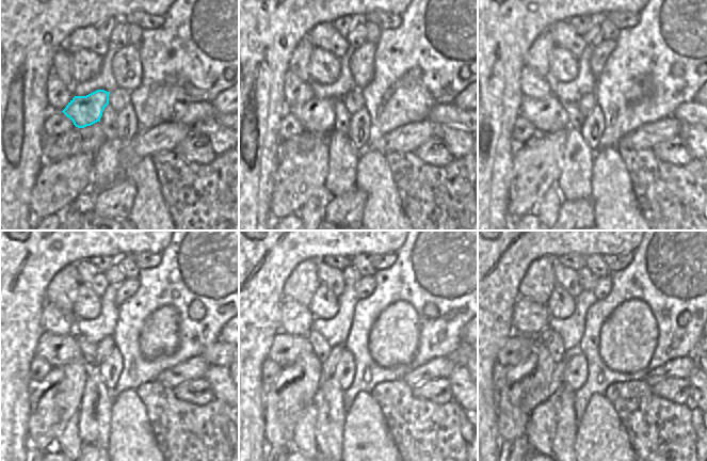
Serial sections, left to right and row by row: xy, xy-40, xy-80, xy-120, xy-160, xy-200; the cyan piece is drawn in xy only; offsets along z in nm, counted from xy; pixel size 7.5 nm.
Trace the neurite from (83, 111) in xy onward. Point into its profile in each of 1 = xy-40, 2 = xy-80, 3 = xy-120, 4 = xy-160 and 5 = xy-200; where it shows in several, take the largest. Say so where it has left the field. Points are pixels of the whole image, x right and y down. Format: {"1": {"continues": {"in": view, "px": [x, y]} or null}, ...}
{"1": {"continues": {"in": "xy-40", "px": [318, 114]}}, "2": {"continues": {"in": "xy-80", "px": [547, 114]}}, "3": {"continues": {"in": "xy-120", "px": [58, 350]}}, "4": {"continues": {"in": "xy-160", "px": [285, 349]}}, "5": {"continues": {"in": "xy-200", "px": [517, 348]}}}

